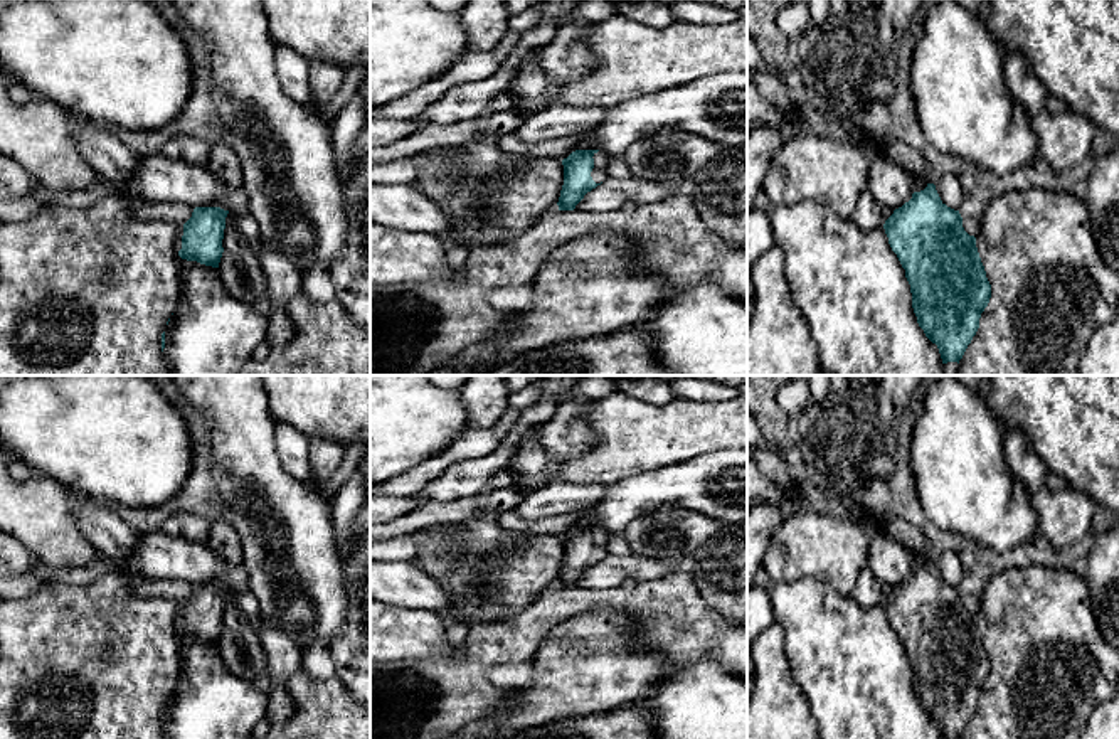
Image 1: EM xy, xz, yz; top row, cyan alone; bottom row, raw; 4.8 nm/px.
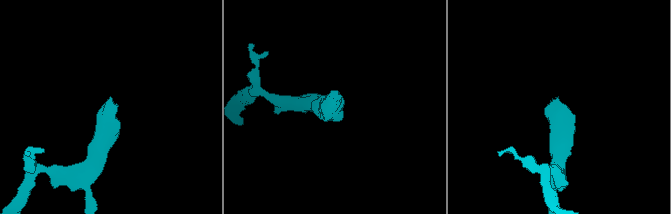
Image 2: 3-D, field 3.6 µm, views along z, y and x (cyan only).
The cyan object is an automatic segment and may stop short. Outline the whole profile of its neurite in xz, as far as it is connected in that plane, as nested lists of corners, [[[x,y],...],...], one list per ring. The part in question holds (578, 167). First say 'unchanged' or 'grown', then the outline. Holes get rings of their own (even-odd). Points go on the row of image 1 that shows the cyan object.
grown | [[[575,150],[562,160],[564,185],[559,210],[574,210],[587,192],[607,178],[609,157],[599,150]]]

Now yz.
grown | [[[915,178],[912,199],[894,210],[883,229],[905,269],[919,327],[937,345],[942,364],[959,364],[991,298],[991,284],[976,247],[976,237],[964,231],[959,210],[941,200],[934,183]]]

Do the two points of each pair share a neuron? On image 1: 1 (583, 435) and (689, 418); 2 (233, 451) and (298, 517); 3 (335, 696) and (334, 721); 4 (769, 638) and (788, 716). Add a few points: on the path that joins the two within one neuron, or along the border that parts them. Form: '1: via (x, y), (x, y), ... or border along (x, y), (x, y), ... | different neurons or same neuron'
1: border along (591, 401), (584, 421), (596, 441), (566, 460) | different neurons
2: via (249, 467), (281, 500) | same neuron
3: via (334, 702), (334, 714) | same neuron
4: via (769, 657), (776, 697) | same neuron

